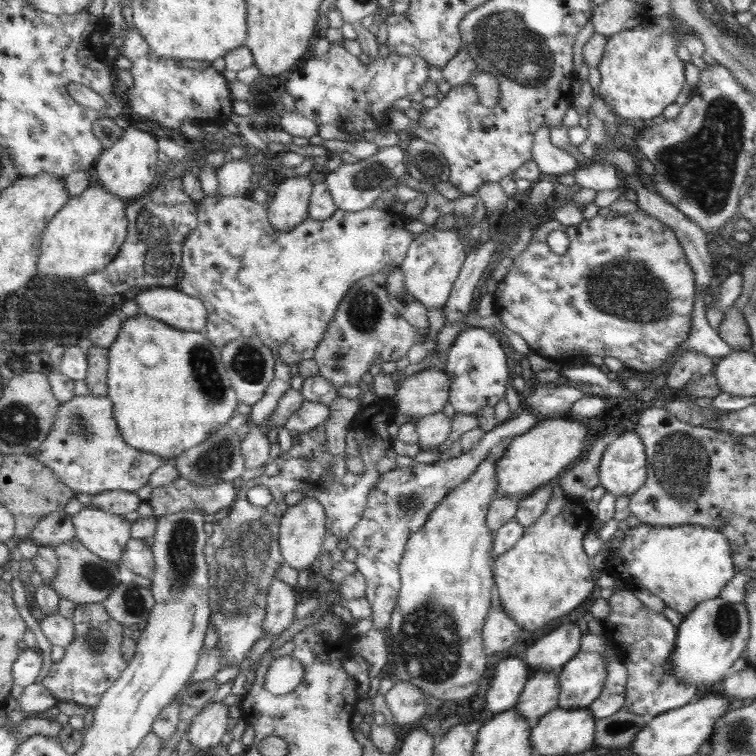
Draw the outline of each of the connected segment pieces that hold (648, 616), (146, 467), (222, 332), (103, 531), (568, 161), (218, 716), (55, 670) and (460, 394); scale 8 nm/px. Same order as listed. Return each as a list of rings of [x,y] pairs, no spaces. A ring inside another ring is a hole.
[[[614,587],[612,595],[606,601],[610,609],[601,626],[604,627],[604,636],[612,642],[627,675],[622,708],[649,722],[657,714],[689,703],[697,692],[696,686],[685,683],[684,680],[682,683],[670,667],[676,628],[664,618],[663,613],[649,610],[628,587]]]
[[[91,395],[75,396],[69,402],[60,404],[57,409],[57,419],[48,433],[47,440],[35,451],[33,455],[43,464],[47,465],[57,478],[69,486],[76,494],[97,495],[113,490],[127,490],[136,493],[139,488],[150,485],[151,476],[164,464],[170,462],[165,457],[139,450],[123,438],[122,431],[115,420],[114,403],[108,398]]]
[[[218,192],[214,197],[203,195],[199,203],[199,218],[199,228],[194,230],[193,234],[190,234],[183,247],[184,257],[182,260],[181,278],[175,288],[193,295],[195,298],[200,298],[206,304],[208,310],[206,336],[208,336],[210,342],[214,343],[215,346],[219,348],[227,346],[227,344],[231,344],[237,338],[259,338],[267,348],[271,348],[271,352],[275,354],[276,362],[283,360],[287,365],[291,363],[299,365],[308,359],[315,359],[319,342],[323,342],[323,338],[325,338],[325,334],[329,330],[330,322],[335,318],[335,313],[341,301],[353,288],[354,284],[362,278],[382,272],[390,264],[399,264],[399,266],[403,264],[411,243],[414,241],[413,234],[408,230],[410,220],[407,219],[404,213],[394,212],[392,205],[384,209],[371,207],[359,212],[349,212],[339,209],[333,217],[327,220],[313,220],[312,218],[308,218],[293,230],[283,231],[272,225],[267,203],[259,204],[250,199],[249,194],[243,196],[225,196]]]
[[[94,506],[83,507],[77,514],[72,515],[76,526],[76,537],[91,552],[99,555],[103,560],[119,564],[122,562],[123,553],[132,537],[132,522],[124,515],[111,514],[105,510],[97,510]]]
[[[538,128],[534,134],[534,148],[531,160],[537,165],[543,177],[549,175],[569,174],[578,167],[577,161],[568,151],[552,146],[547,138],[547,129]]]
[[[222,701],[209,702],[191,721],[188,738],[191,748],[207,750],[220,743],[229,726],[229,708]]]
[[[103,603],[76,605],[72,617],[75,628],[73,644],[65,649],[63,658],[50,666],[40,682],[59,702],[70,701],[95,709],[102,696],[118,681],[129,661],[123,658],[122,644],[124,625],[116,622]]]
[[[469,326],[456,336],[455,342],[448,350],[447,357],[444,371],[451,378],[450,403],[455,412],[477,416],[483,408],[493,408],[498,405],[499,400],[503,399],[505,384],[509,382],[509,374],[507,374],[507,362],[505,362],[503,346],[501,346],[497,336],[489,334],[487,329]]]

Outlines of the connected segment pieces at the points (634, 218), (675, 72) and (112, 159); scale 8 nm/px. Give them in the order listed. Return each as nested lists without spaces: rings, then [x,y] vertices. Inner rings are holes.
[[[641,210],[619,215],[618,217],[595,215],[591,219],[582,219],[577,226],[565,226],[554,218],[535,221],[526,248],[512,259],[511,265],[505,274],[495,291],[493,313],[502,319],[503,326],[507,330],[521,336],[527,347],[529,347],[529,351],[539,354],[552,362],[568,364],[575,357],[582,358],[583,356],[613,357],[621,361],[623,368],[649,372],[659,368],[664,362],[668,362],[677,346],[682,344],[689,335],[691,313],[694,307],[693,296],[695,294],[691,267],[687,264],[687,259],[682,253],[682,248],[673,230]],[[551,230],[559,230],[559,232],[563,232],[567,236],[569,244],[565,253],[561,255],[555,254],[547,247],[545,237]]]
[[[668,12],[631,29],[620,30],[606,37],[606,43],[596,69],[600,83],[595,90],[620,121],[639,119],[646,124],[651,118],[661,115],[667,104],[674,102],[683,88],[683,61],[675,55],[676,41],[672,34],[672,22],[678,22]]]
[[[129,124],[124,129],[124,136],[121,140],[104,149],[95,162],[94,168],[101,184],[107,190],[124,198],[129,204],[133,199],[142,197],[155,182],[155,176],[162,174],[159,151],[158,140],[155,140],[149,132]]]

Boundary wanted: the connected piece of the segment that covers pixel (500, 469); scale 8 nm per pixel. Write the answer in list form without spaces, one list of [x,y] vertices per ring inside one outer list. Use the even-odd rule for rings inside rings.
[[[546,419],[537,421],[527,432],[511,438],[505,444],[502,457],[496,462],[497,487],[499,495],[527,494],[551,478],[565,472],[583,450],[583,440],[587,430],[573,419]]]

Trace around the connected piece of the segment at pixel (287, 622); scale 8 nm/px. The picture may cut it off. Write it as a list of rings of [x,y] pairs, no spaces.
[[[275,577],[270,585],[267,618],[263,624],[266,634],[283,634],[293,624],[300,596],[301,593],[293,586]]]

